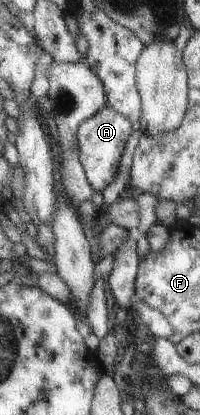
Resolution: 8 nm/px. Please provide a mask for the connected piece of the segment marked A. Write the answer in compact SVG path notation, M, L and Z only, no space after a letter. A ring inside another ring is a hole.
M104 106L97 111L92 117L87 117L79 123L76 130L76 137L80 143L80 151L82 151L82 165L85 167L90 183L94 185L96 191L106 189L110 183L114 183L114 177L118 173L118 163L122 159L122 153L126 149L126 143L132 135L131 119L123 116L117 109Z

